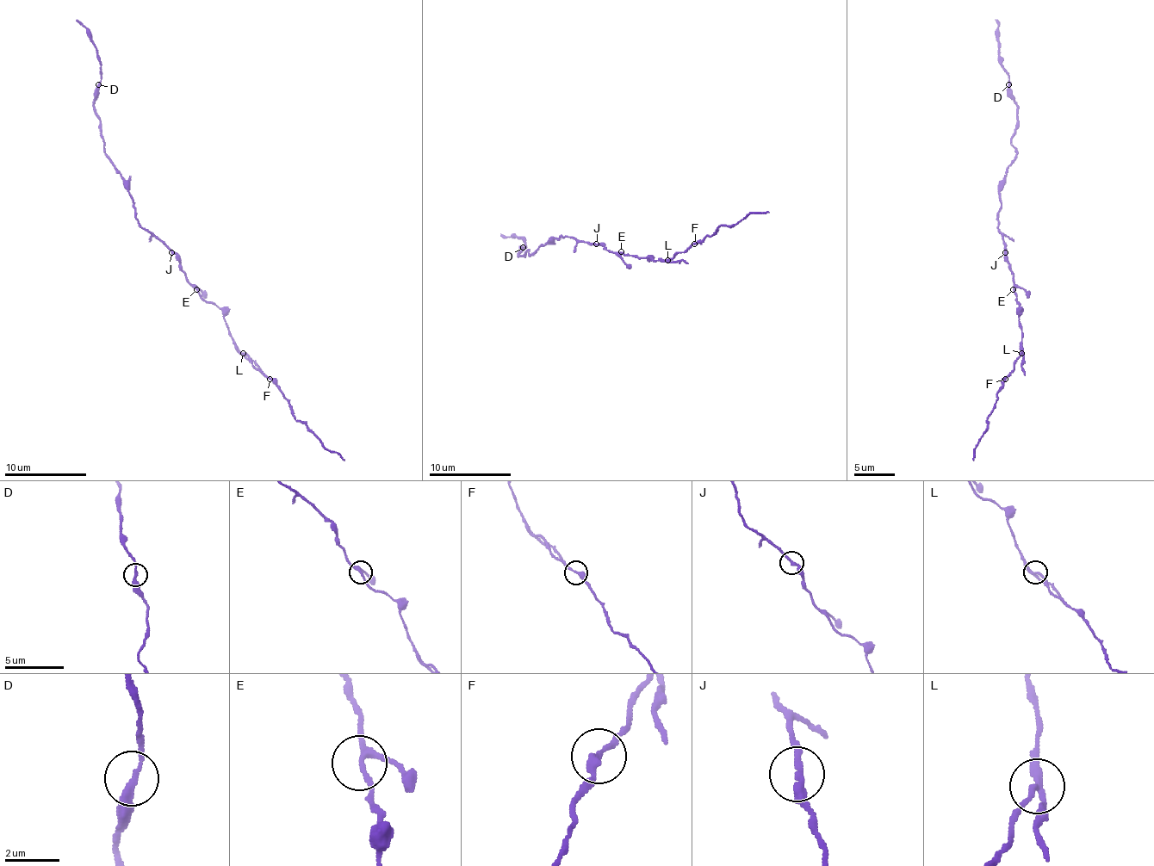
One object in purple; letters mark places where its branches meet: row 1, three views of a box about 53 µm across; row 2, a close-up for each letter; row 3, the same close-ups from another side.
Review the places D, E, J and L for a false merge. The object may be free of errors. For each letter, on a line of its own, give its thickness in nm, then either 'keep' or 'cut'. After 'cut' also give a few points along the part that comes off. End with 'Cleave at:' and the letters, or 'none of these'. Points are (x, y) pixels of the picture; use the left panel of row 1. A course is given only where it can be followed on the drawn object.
D: 300 nm | keep
E: 220 nm | keep
J: 240 nm | keep
L: 220 nm | cut | (244, 352), (276, 385), (296, 420), (344, 460)
Cleave at: L

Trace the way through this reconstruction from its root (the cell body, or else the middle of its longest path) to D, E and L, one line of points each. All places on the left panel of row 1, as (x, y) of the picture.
D: (176, 256), (139, 223), (129, 182), (104, 151), (100, 117), (94, 107), (98, 84)
E: (176, 256), (180, 270), (196, 289)
L: (176, 256), (186, 281), (207, 301), (214, 303), (223, 312), (223, 319), (233, 344), (244, 352)

